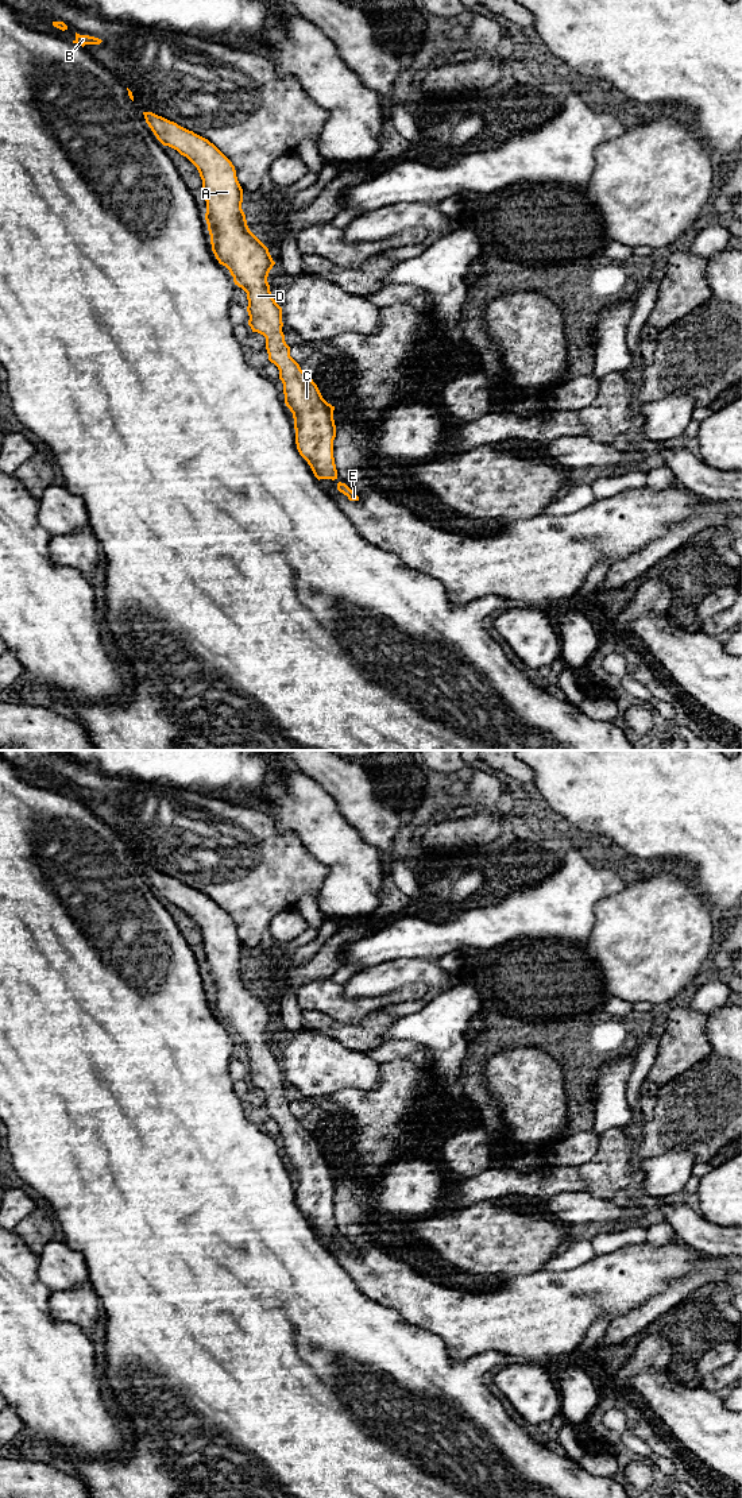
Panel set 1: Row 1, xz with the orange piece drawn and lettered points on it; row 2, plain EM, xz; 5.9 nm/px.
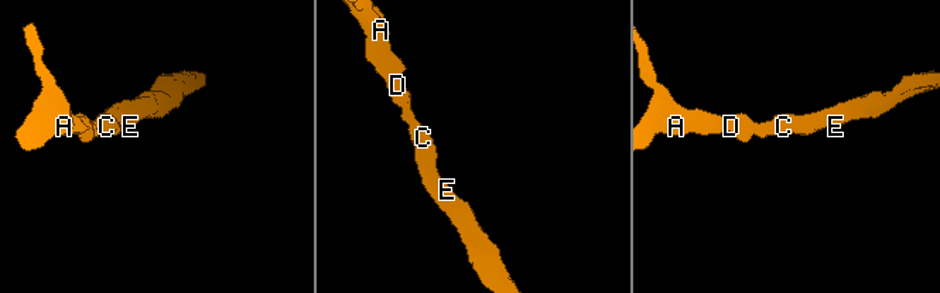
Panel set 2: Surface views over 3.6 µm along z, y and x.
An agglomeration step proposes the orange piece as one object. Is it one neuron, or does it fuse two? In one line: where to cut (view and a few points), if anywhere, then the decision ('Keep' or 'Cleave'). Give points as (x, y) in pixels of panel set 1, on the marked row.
No split. Keep

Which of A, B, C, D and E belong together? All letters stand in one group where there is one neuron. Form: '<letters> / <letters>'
A B C D E

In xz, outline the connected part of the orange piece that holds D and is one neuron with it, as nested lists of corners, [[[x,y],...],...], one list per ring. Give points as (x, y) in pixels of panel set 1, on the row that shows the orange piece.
[[[152,112],[143,115],[163,146],[177,150],[197,167],[206,201],[205,220],[212,251],[229,270],[235,285],[247,293],[248,325],[266,337],[268,360],[279,370],[285,404],[294,418],[297,449],[318,480],[337,479],[335,406],[322,398],[312,377],[290,356],[282,332],[282,308],[273,298],[267,282],[275,262],[247,225],[241,209],[243,189],[235,166],[208,139]]]

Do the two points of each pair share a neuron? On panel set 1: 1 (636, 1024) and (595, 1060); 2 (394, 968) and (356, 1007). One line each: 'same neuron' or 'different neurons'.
1: same neuron
2: different neurons

